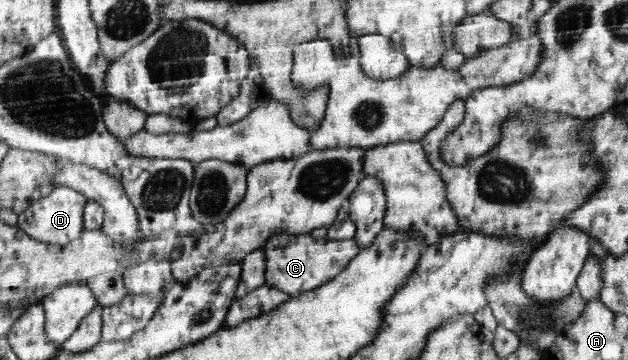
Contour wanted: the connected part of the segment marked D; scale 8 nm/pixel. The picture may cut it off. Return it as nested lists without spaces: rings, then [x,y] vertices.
[[[59,187],[47,197],[33,202],[18,215],[17,226],[22,227],[33,239],[43,243],[65,246],[81,237],[85,231],[84,211],[89,199],[69,187]]]

